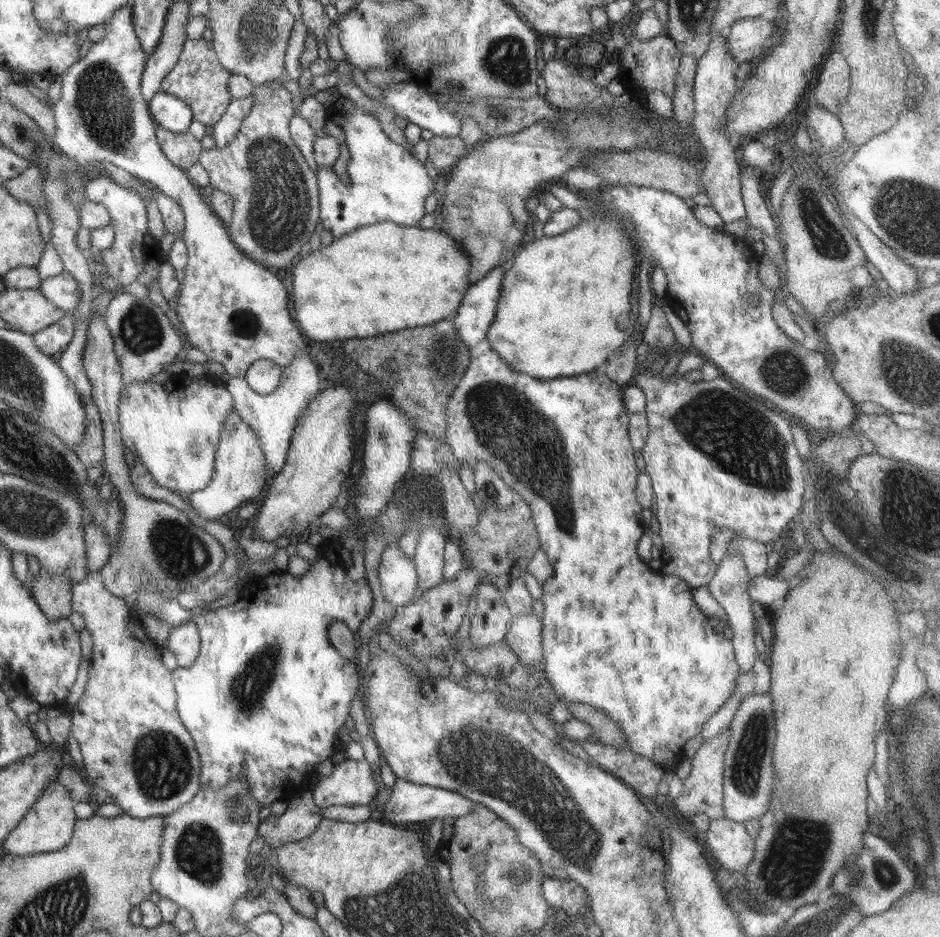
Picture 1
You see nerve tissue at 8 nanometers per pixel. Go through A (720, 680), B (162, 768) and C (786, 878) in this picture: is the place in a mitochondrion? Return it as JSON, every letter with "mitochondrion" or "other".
{"A":"other","B":"mitochondrion","C":"mitochondrion"}

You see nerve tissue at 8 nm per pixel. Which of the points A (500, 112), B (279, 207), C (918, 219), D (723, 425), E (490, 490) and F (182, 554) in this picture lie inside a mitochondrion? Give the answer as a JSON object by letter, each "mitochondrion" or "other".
{"A":"mitochondrion","B":"mitochondrion","C":"mitochondrion","D":"mitochondrion","E":"mitochondrion","F":"mitochondrion"}

